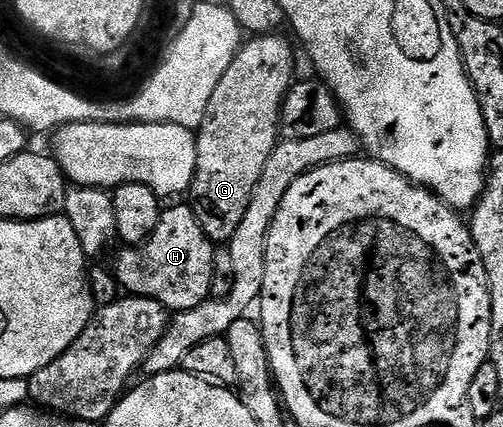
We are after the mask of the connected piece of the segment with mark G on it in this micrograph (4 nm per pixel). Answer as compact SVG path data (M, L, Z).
M255 35L240 45L229 71L221 75L221 83L213 91L205 119L197 130L197 167L189 204L213 243L230 242L233 231L245 219L261 171L265 171L269 155L281 140L283 101L295 81L297 49L279 36Z

